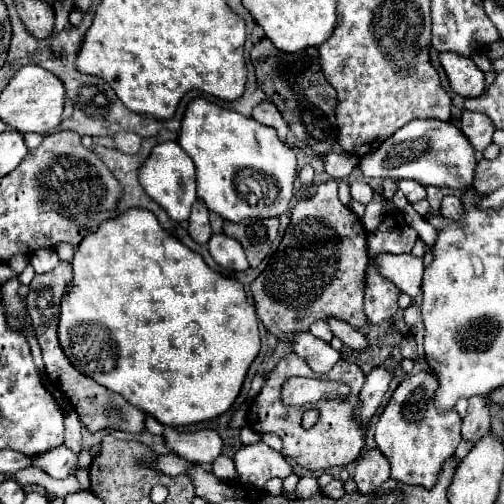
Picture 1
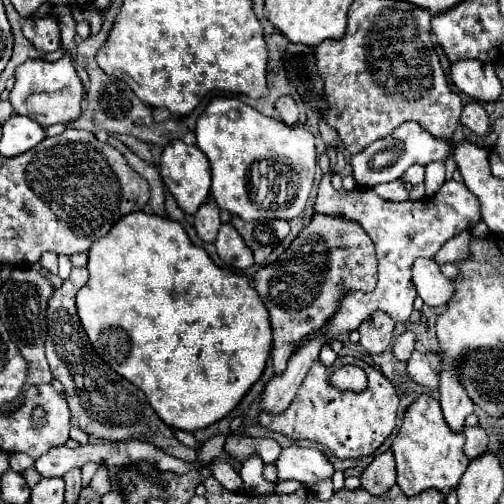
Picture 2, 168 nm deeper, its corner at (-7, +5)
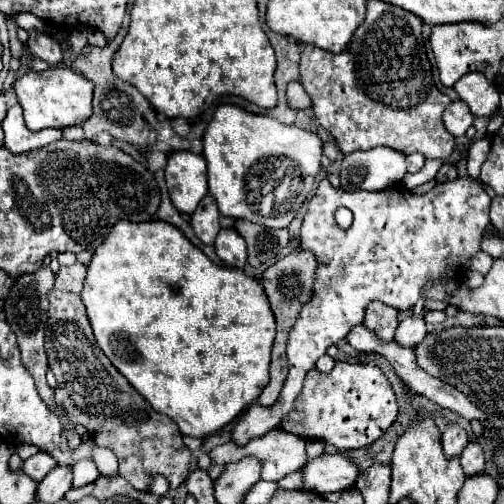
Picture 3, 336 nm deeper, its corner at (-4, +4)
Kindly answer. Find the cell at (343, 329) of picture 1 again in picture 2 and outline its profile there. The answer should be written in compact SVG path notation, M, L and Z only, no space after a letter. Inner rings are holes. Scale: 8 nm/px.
M376 311L370 315L370 319L366 319L360 327L360 345L368 351L368 353L382 353L384 349L390 347L392 341L392 327L394 321L388 313L384 311Z

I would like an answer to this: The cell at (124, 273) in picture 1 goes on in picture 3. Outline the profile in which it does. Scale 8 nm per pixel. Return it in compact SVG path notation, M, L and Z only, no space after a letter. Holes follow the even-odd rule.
M129 220L117 222L117 226L113 226L105 242L95 250L93 260L87 266L87 276L83 284L83 304L87 308L87 318L91 322L95 340L99 348L105 352L105 356L111 360L111 364L131 382L131 386L151 404L153 410L171 418L179 426L183 436L203 438L207 434L217 432L219 428L229 424L243 408L247 408L269 382L269 362L271 362L271 346L275 340L275 320L261 284L255 278L247 276L243 270L233 270L233 268L213 264L197 246L193 246L169 222L163 222L163 220L149 220L139 224Z

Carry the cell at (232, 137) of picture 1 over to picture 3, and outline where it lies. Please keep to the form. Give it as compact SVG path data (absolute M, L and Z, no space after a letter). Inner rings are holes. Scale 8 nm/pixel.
M221 104L205 128L203 156L209 168L209 192L213 194L223 216L243 218L269 228L287 228L295 218L297 208L301 208L301 204L307 200L321 168L321 138L315 132L285 126L269 116L251 114L237 104Z

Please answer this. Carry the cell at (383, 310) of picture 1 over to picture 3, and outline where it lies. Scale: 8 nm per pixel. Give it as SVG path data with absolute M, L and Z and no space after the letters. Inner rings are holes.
M458 177L451 182L437 184L431 192L423 196L411 194L401 184L391 186L381 192L345 192L341 188L333 188L327 178L319 182L319 188L315 196L309 200L303 226L301 226L301 246L317 256L319 268L315 276L315 294L309 302L309 306L303 306L299 320L295 322L289 342L287 342L287 360L289 360L289 374L285 380L285 386L279 394L279 400L269 408L261 406L259 402L253 402L241 422L233 430L233 442L247 444L253 438L259 438L273 430L283 416L293 408L295 396L301 392L305 374L315 368L315 362L319 356L327 352L327 348L341 338L349 334L349 330L363 322L365 308L371 300L381 300L383 304L395 308L395 310L411 310L415 306L415 300L421 294L421 286L427 280L441 278L441 276L455 276L457 270L463 274L461 268L475 252L479 252L479 242L485 230L489 228L489 194L483 190L479 182L470 177ZM339 206L345 206L353 212L353 224L347 230L341 230L335 222L335 210Z

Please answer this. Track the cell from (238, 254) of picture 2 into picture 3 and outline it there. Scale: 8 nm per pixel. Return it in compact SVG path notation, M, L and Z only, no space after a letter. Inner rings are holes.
M233 228L231 230L221 230L217 234L215 252L231 268L243 268L247 264L245 240Z

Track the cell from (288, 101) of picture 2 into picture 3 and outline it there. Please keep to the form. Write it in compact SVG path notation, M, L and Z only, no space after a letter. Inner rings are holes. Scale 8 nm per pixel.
M291 82L287 86L287 102L289 102L289 108L293 108L293 110L301 110L301 108L311 106L309 96L307 96L305 88L299 82Z

